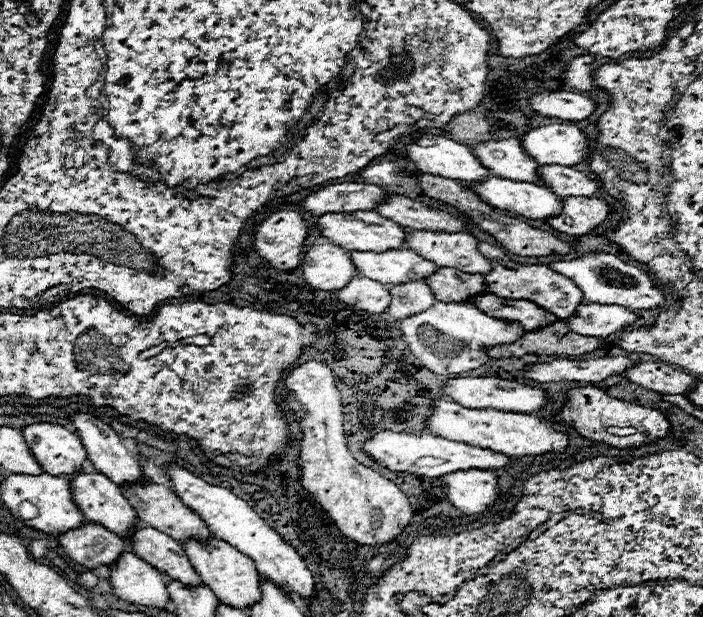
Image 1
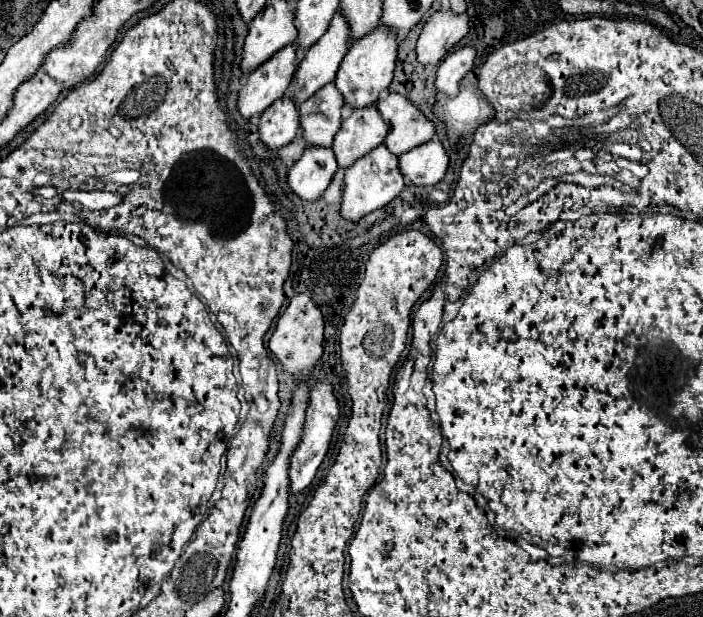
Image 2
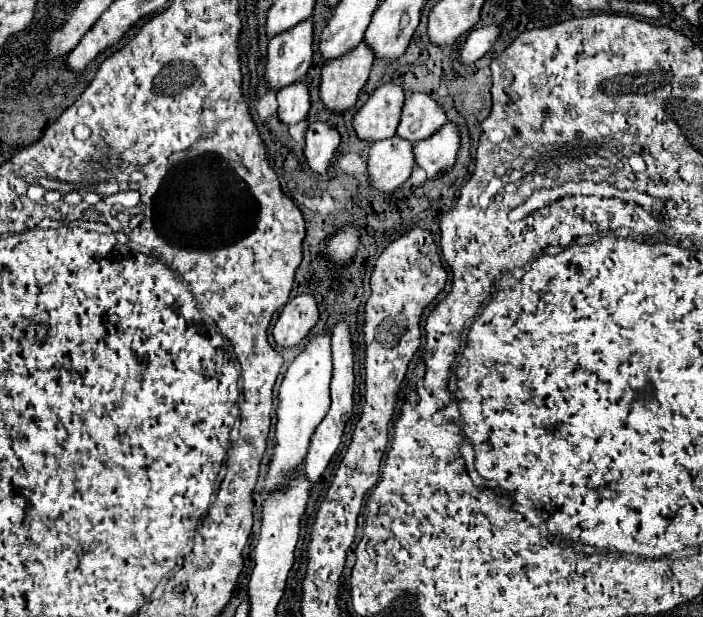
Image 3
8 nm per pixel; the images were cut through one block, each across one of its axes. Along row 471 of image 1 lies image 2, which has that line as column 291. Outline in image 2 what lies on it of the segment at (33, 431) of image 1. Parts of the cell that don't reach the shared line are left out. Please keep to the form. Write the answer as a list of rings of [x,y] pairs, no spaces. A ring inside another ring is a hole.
[[[288,44],[278,54],[268,58],[246,78],[240,90],[238,110],[244,118],[262,114],[270,104],[286,94],[296,72],[296,46]]]

